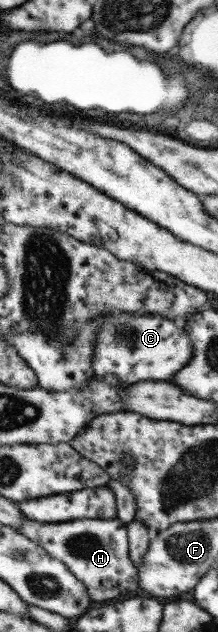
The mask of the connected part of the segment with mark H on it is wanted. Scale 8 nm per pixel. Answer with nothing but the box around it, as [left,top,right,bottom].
[18,519,138,601]

